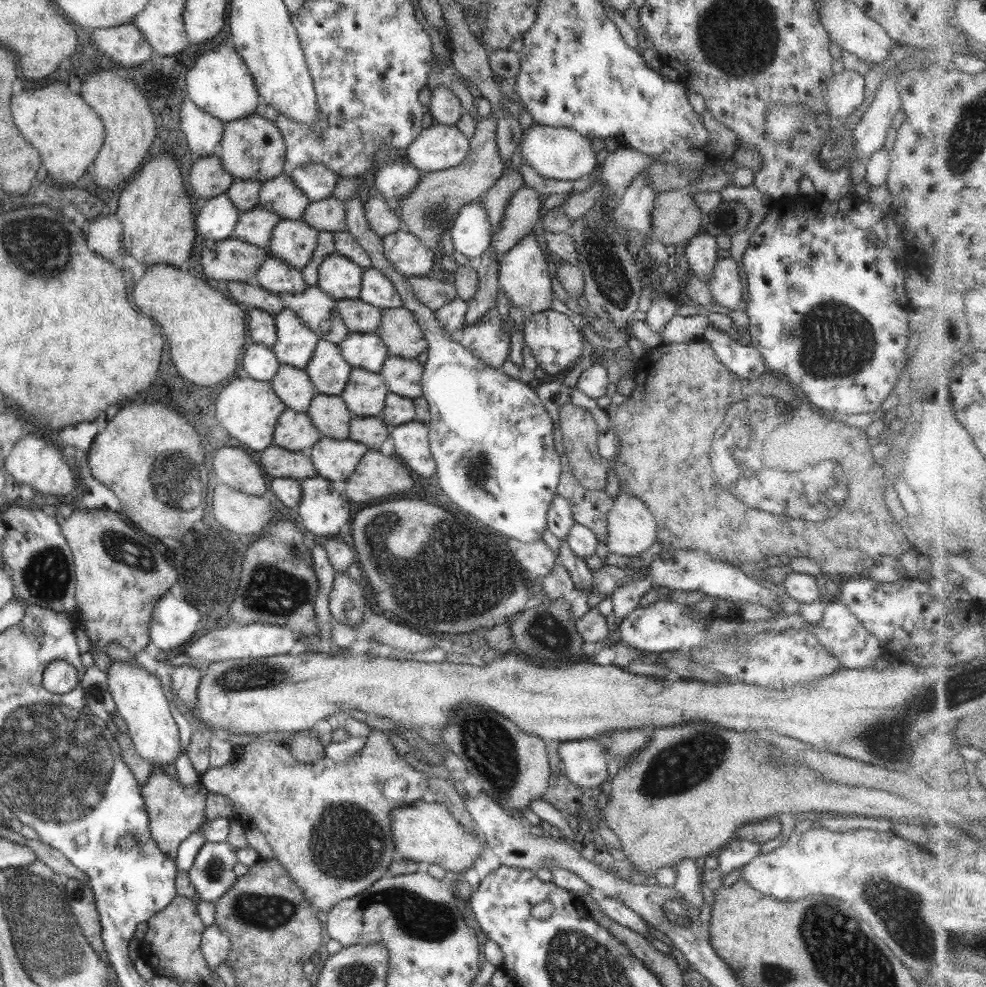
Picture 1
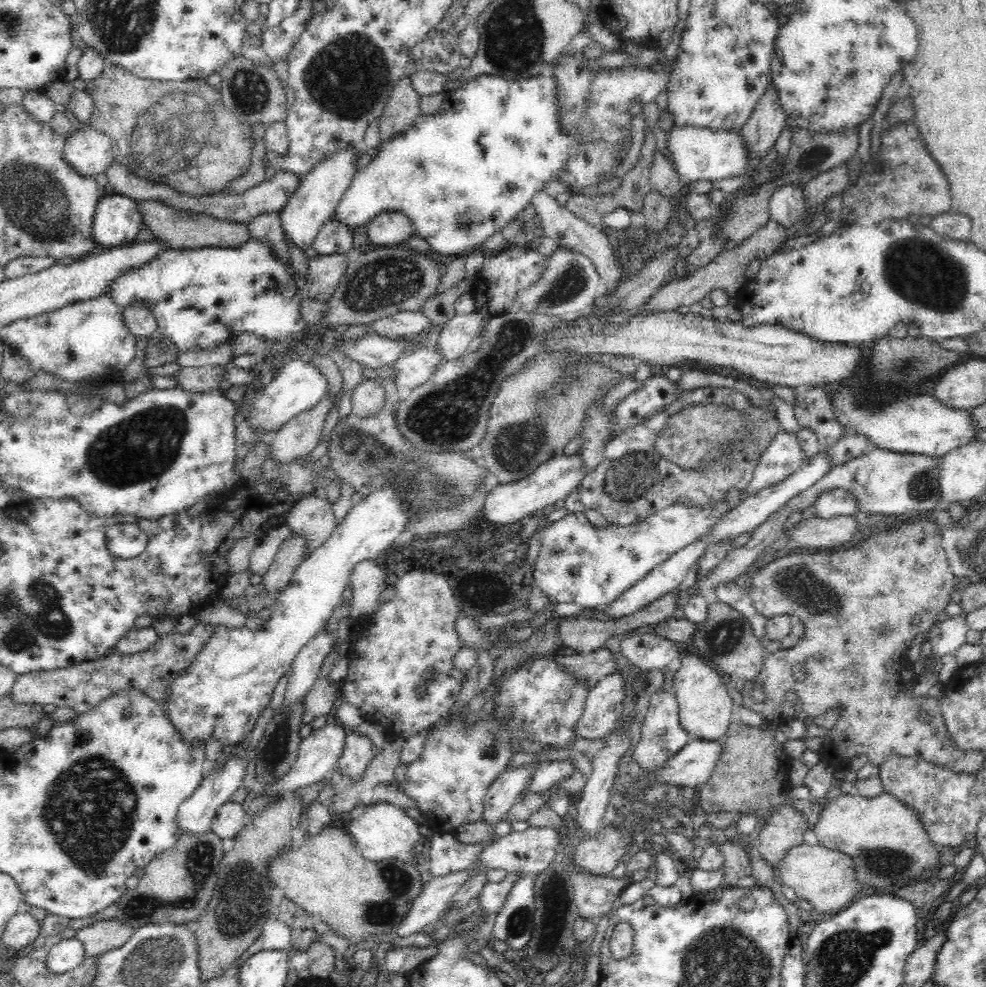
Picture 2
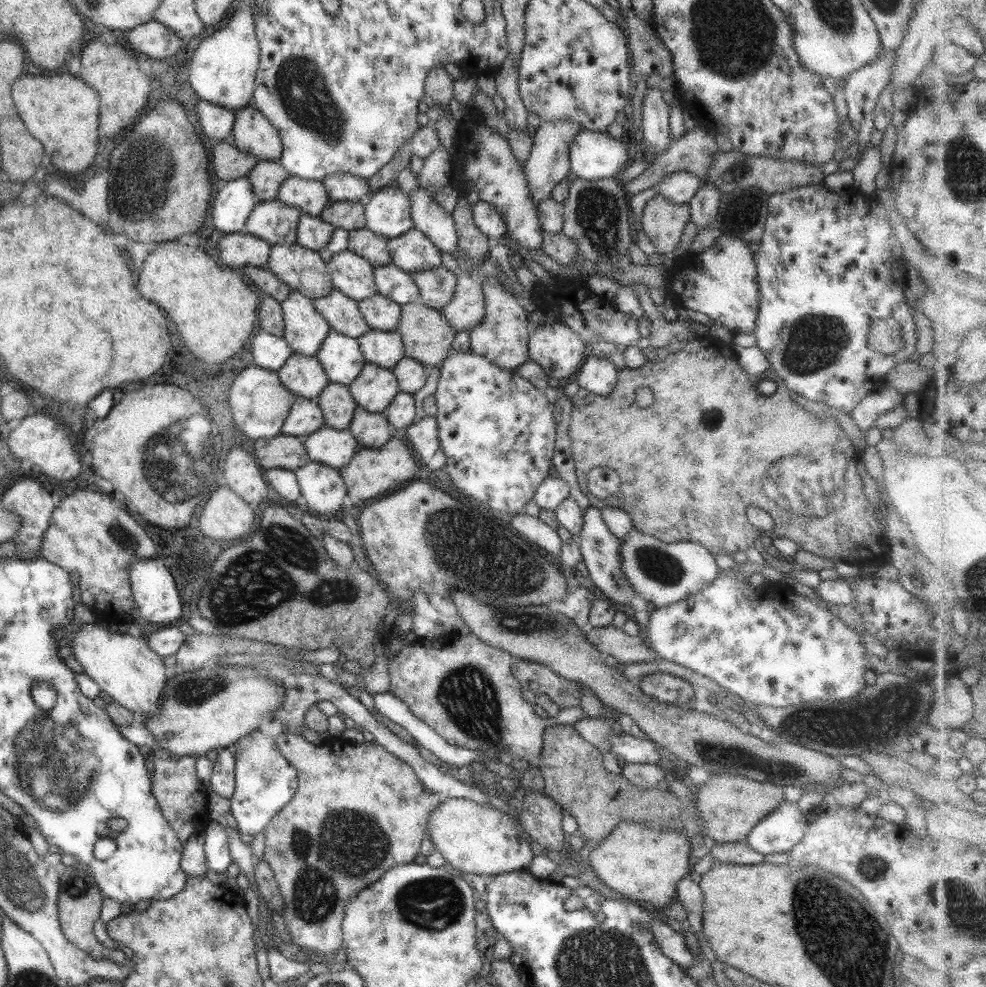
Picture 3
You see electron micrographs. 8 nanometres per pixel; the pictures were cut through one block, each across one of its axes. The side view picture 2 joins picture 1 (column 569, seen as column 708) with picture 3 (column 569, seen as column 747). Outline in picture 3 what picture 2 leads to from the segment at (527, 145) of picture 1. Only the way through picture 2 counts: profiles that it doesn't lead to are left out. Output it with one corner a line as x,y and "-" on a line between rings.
582,129
570,145
569,162
569,172
576,175
576,179
597,182
604,178
619,178
620,173
629,165
628,146
623,140
610,137
607,132

